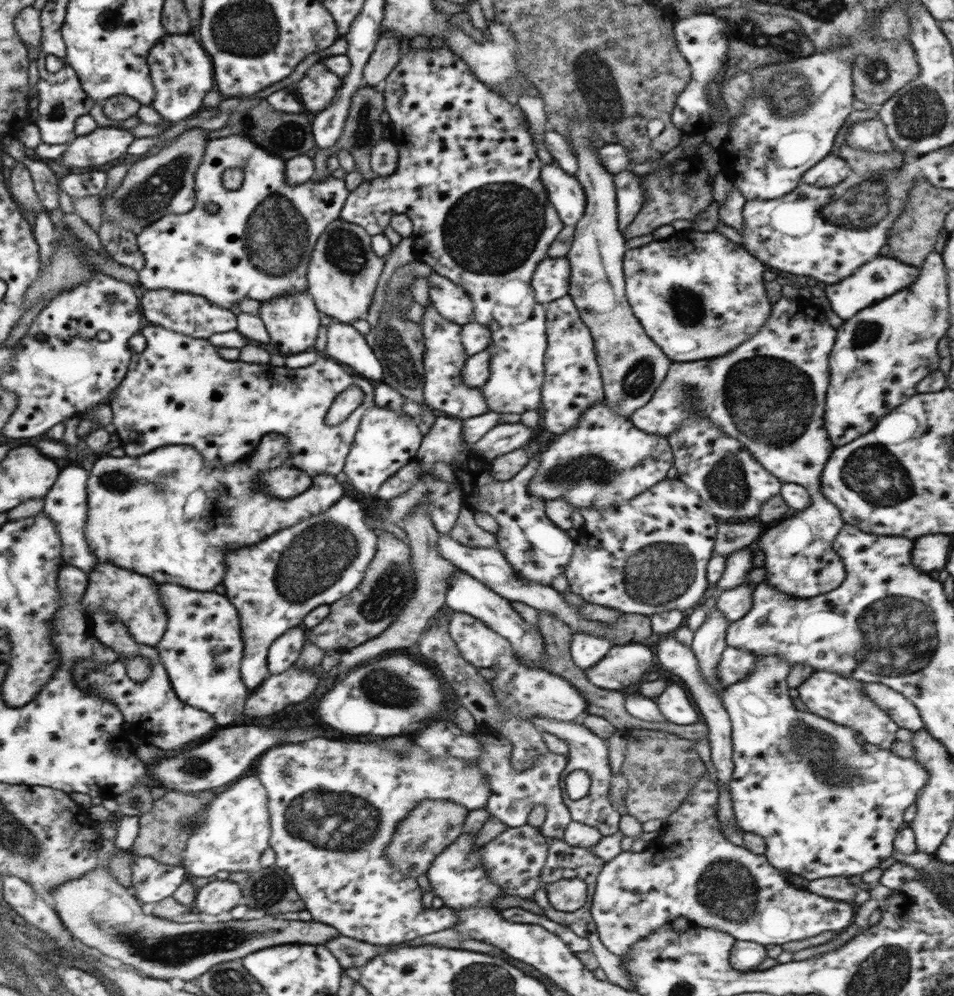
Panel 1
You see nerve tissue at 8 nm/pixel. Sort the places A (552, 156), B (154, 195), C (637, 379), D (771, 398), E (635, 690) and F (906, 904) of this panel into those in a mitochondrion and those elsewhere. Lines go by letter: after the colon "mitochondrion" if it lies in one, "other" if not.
A: other
B: mitochondrion
C: mitochondrion
D: mitochondrion
E: other
F: other

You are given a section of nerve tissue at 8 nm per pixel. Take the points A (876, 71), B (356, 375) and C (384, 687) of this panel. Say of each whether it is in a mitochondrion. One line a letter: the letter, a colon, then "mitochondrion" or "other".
A: mitochondrion
B: other
C: mitochondrion

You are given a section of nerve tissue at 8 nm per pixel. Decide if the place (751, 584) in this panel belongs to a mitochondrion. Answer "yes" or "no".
no

